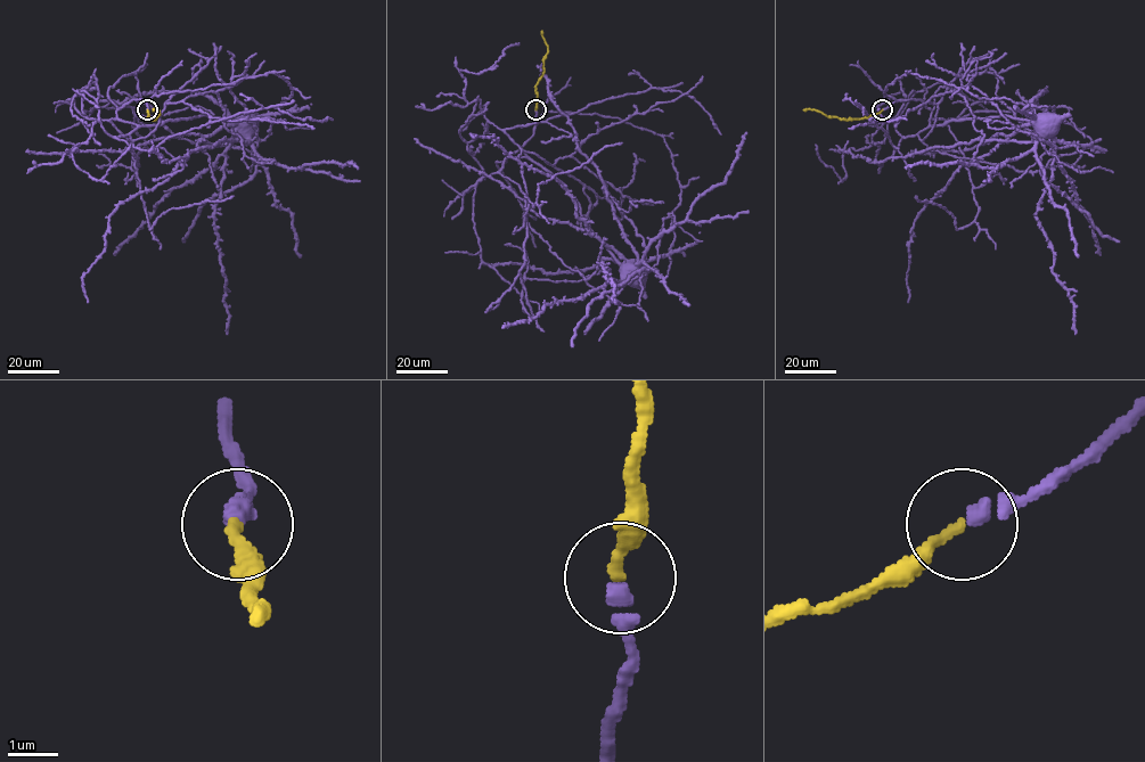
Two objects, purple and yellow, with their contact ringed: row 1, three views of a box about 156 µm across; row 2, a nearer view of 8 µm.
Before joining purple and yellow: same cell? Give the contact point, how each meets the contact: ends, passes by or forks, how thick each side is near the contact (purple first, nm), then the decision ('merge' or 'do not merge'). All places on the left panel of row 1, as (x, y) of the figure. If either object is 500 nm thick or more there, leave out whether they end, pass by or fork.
(147, 109) | purple ends | yellow ends | 320/260 nm | merge

